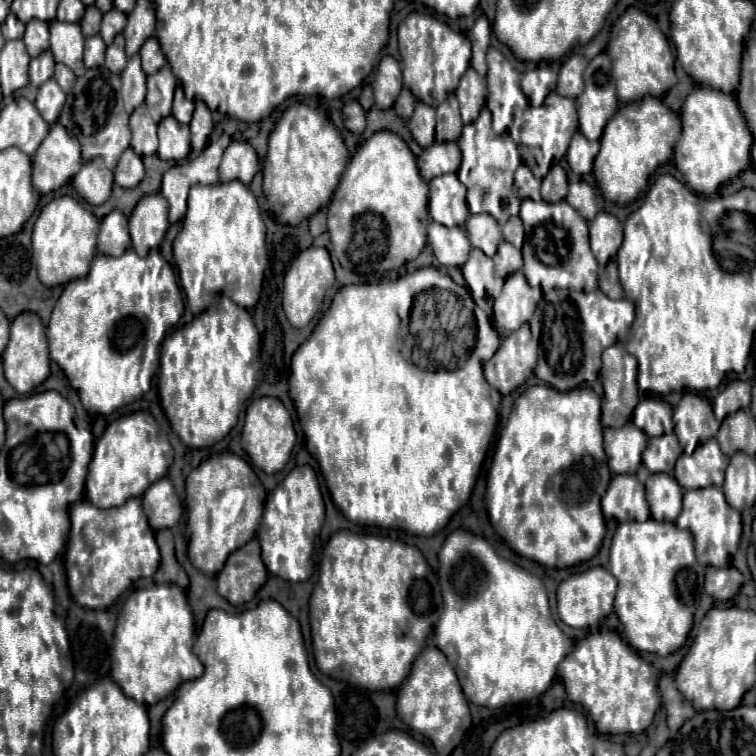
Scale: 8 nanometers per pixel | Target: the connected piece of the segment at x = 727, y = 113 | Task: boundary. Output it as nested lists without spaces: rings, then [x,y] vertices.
[[[698,87],[686,97],[680,117],[682,133],[674,149],[674,163],[693,191],[703,195],[716,193],[722,183],[750,167],[752,135],[744,117],[740,115],[733,94],[722,93],[710,87]]]

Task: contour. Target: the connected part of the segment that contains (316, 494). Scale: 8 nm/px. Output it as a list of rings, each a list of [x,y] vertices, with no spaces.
[[[310,465],[294,467],[288,477],[267,497],[262,516],[262,523],[258,529],[258,541],[262,547],[262,561],[272,575],[278,575],[286,581],[306,581],[312,575],[310,563],[314,551],[314,538],[322,527],[325,518],[325,505],[314,469]]]

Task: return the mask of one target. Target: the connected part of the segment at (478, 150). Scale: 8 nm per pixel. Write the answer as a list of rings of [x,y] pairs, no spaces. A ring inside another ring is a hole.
[[[484,107],[476,121],[464,125],[458,147],[462,149],[462,165],[456,175],[468,189],[466,201],[470,213],[488,213],[496,217],[500,225],[504,225],[512,215],[518,215],[520,199],[512,193],[512,179],[516,167],[520,165],[520,155],[509,135],[509,129],[498,137],[492,137],[492,117]]]

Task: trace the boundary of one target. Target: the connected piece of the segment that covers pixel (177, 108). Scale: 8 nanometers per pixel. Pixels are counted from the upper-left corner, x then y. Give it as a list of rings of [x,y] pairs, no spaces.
[[[178,87],[178,89],[176,89],[176,93],[174,93],[174,107],[172,107],[172,115],[174,115],[180,123],[188,123],[188,121],[190,121],[190,117],[192,117],[192,113],[194,113],[194,103],[192,103],[192,101],[188,101],[188,99],[184,97],[182,87]]]

